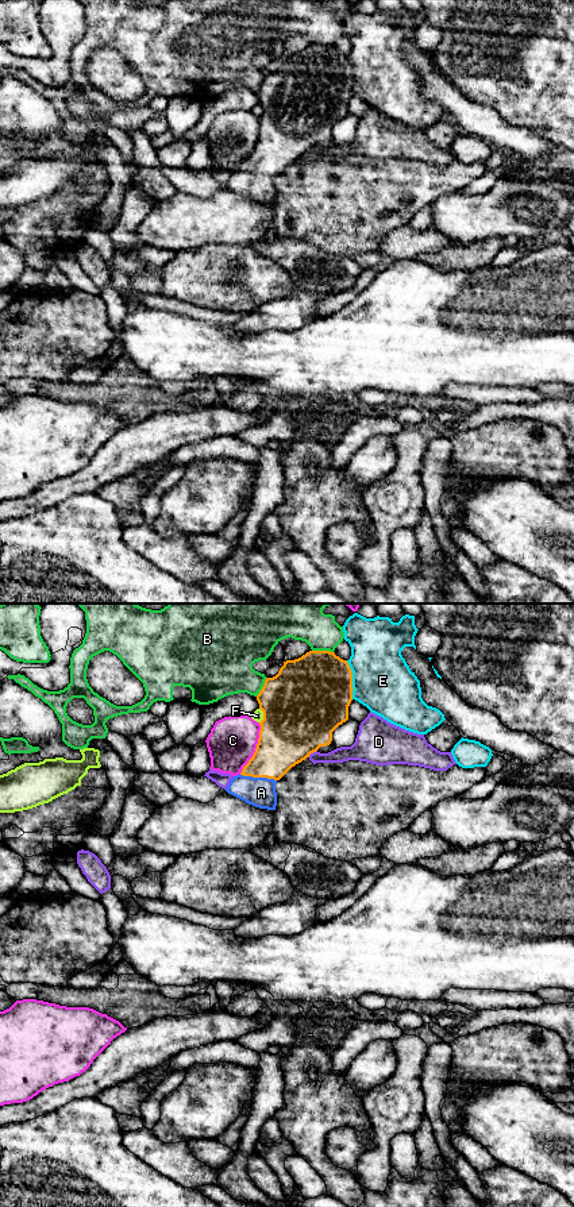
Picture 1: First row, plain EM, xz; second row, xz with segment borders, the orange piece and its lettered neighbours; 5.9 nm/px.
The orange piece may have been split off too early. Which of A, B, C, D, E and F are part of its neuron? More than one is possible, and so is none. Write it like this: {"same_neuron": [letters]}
{"same_neuron": ["A"]}

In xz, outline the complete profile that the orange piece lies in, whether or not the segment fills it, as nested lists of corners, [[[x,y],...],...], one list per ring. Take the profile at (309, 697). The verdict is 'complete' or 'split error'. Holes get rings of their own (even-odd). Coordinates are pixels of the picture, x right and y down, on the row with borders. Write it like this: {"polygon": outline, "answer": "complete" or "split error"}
{"polygon": [[[309,651],[284,662],[276,676],[266,678],[257,695],[263,720],[255,752],[226,791],[255,807],[276,810],[276,783],[320,747],[331,744],[332,732],[348,720],[353,690],[353,671],[335,652]]], "answer": "split error"}

